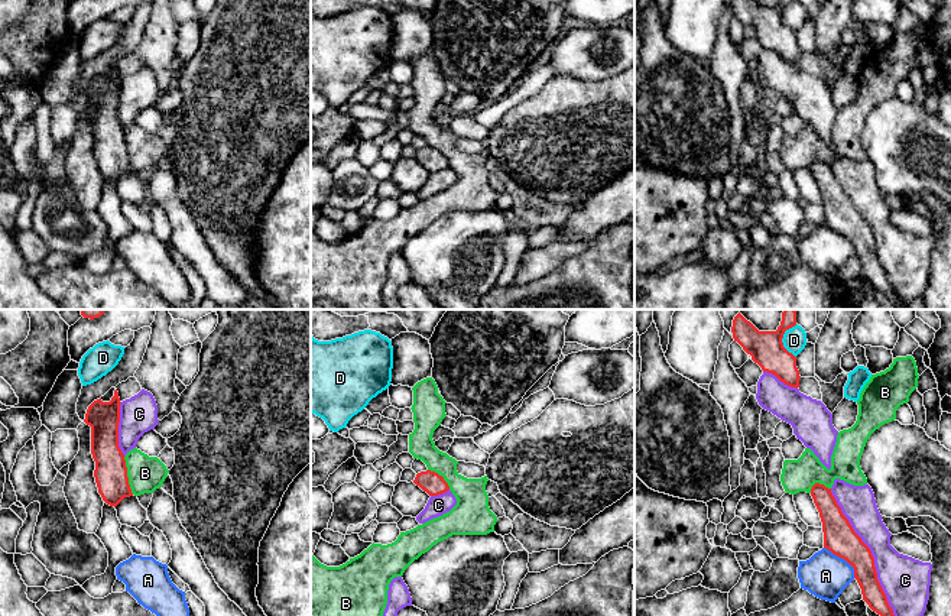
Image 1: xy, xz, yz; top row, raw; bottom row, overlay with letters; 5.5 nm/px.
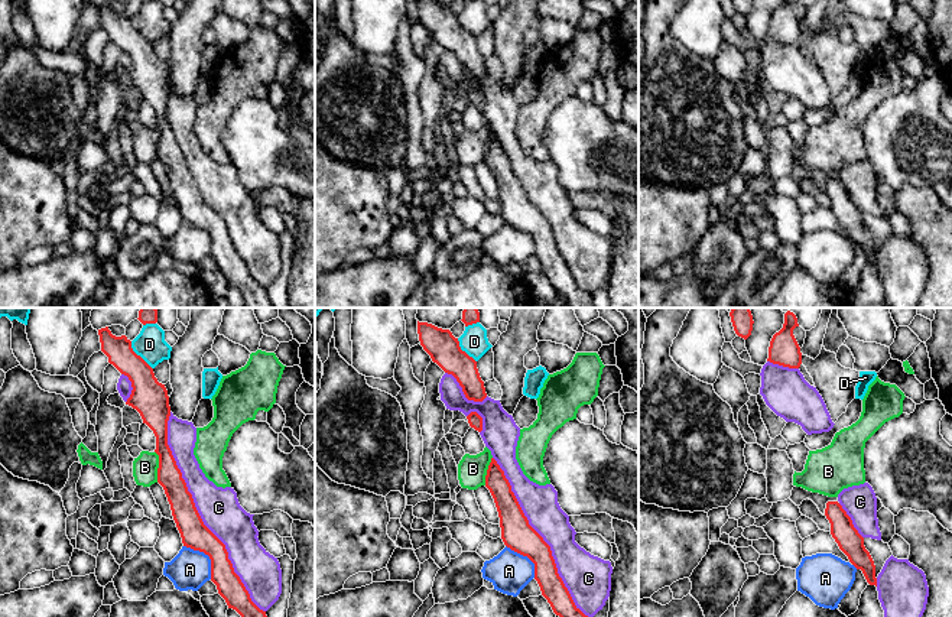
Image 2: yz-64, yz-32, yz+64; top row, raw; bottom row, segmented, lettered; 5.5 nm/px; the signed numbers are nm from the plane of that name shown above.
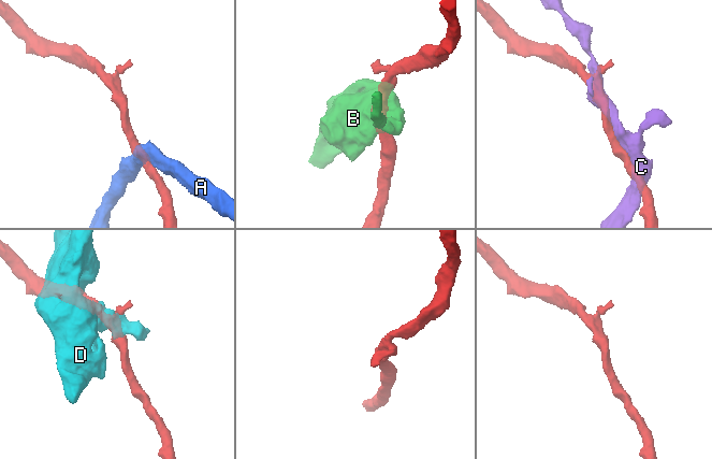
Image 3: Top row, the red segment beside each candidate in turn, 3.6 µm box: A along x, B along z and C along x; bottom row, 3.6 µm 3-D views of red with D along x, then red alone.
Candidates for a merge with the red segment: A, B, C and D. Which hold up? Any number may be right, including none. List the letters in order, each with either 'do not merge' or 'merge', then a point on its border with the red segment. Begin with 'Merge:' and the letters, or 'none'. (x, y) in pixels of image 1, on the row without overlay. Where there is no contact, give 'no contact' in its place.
Merge: none
A: do not merge | yz (843, 234)
B: do not merge | xy (126, 152)
C: do not merge | yz (873, 236)
D: do not merge | yz (782, 13)

